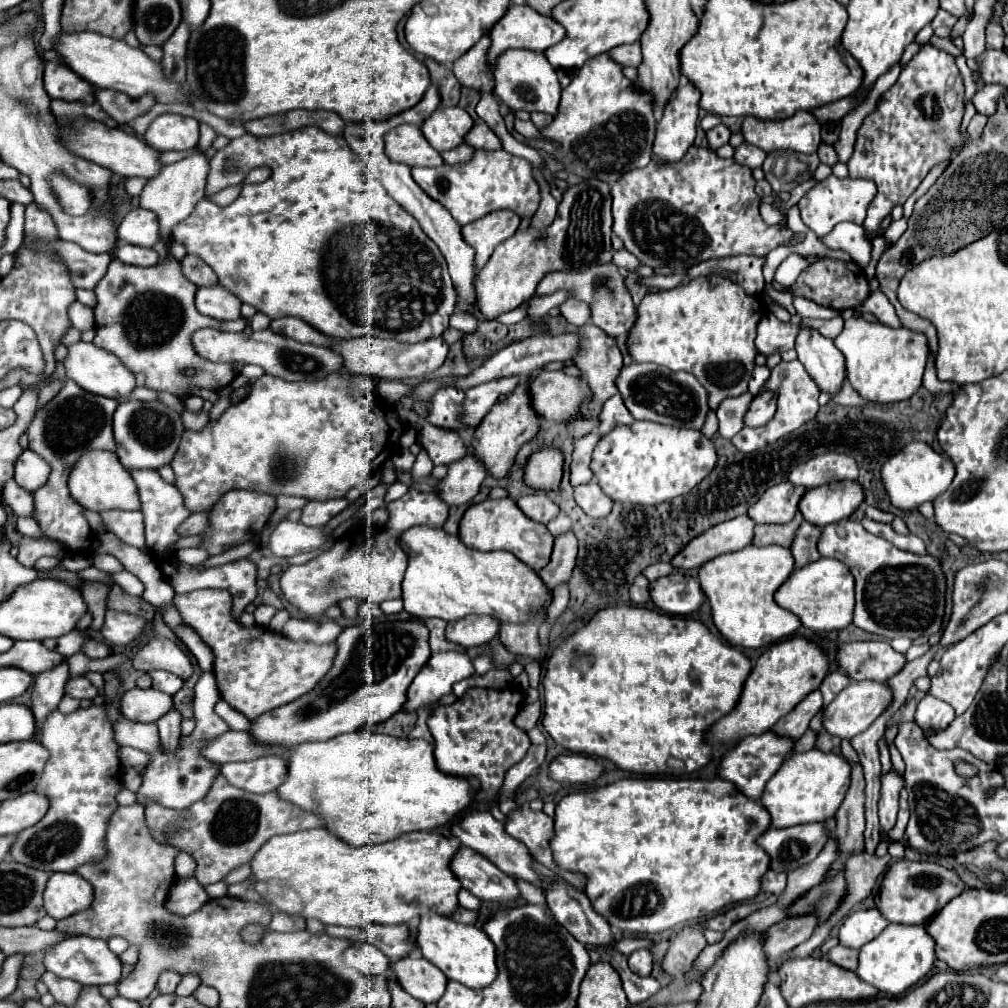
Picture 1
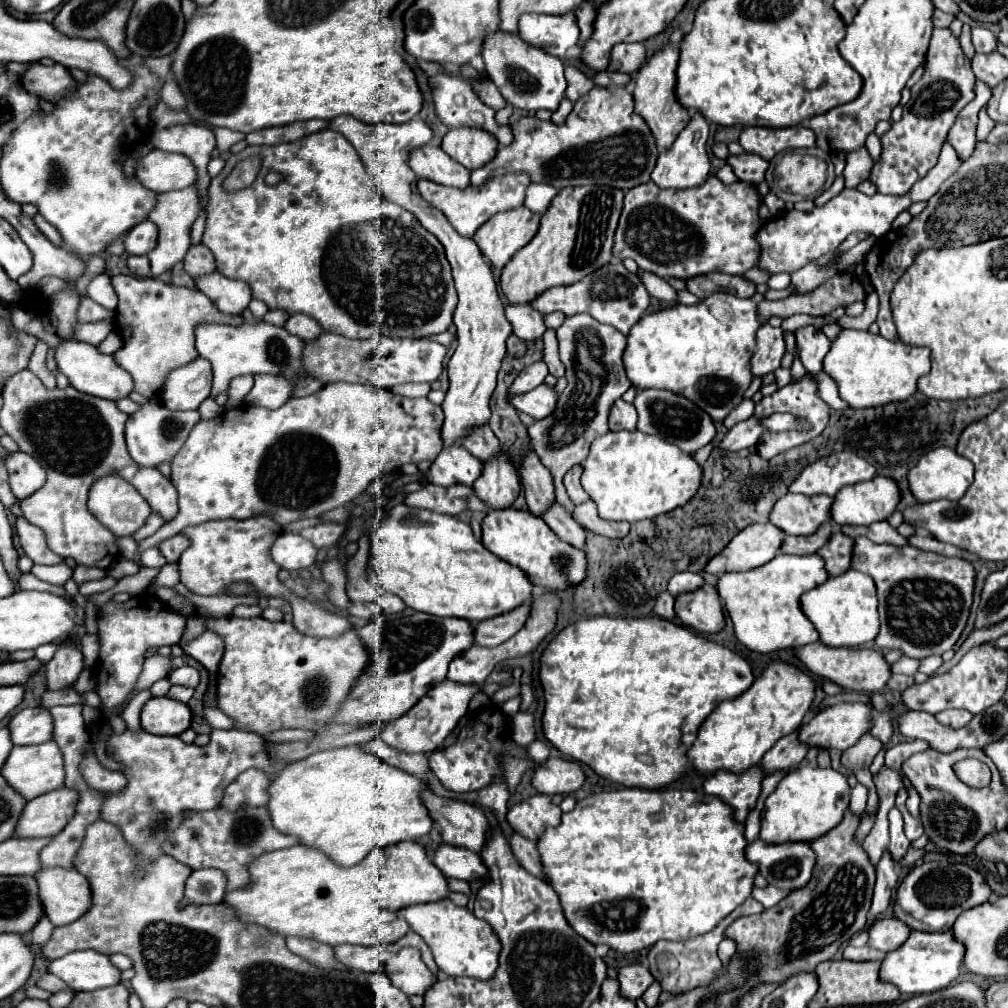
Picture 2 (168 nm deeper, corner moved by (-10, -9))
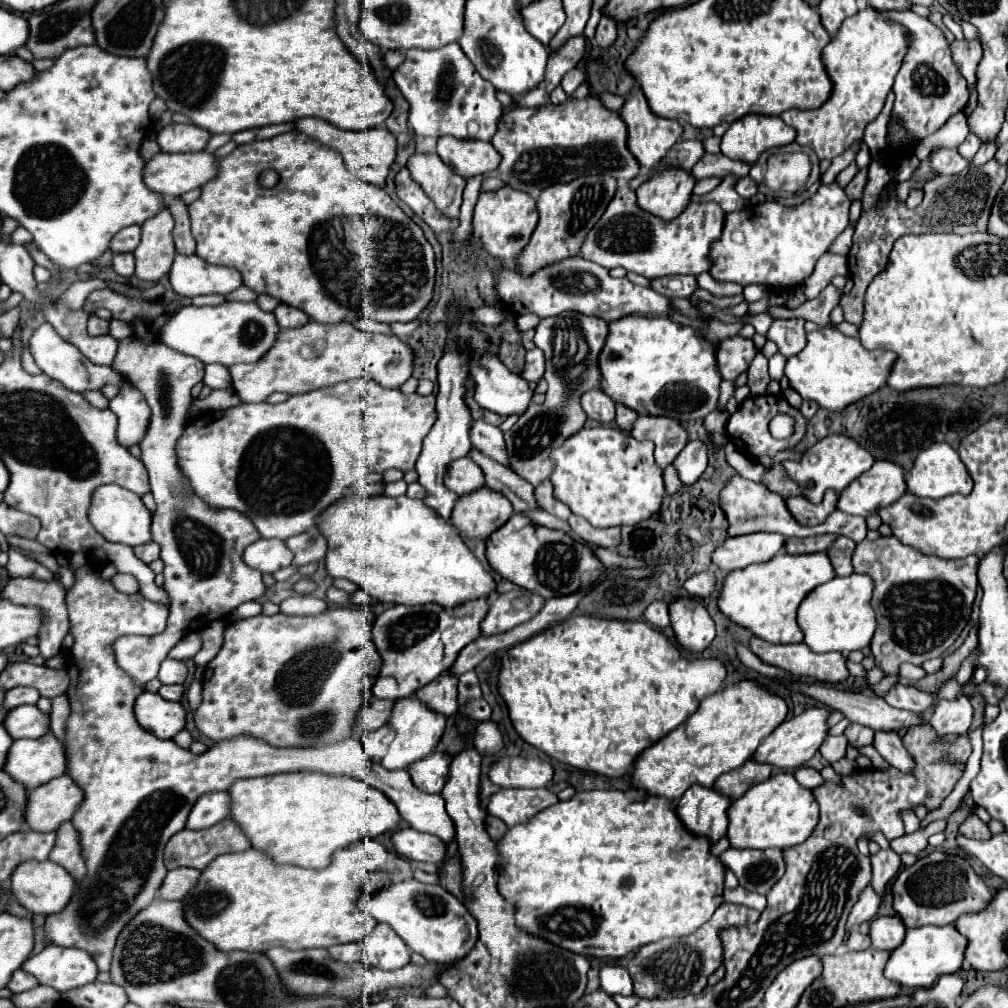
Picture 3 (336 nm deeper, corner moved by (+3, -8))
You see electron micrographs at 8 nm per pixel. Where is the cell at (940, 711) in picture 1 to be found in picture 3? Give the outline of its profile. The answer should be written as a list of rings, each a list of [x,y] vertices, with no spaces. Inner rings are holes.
[[[959,697],[955,701],[939,701],[933,709],[929,723],[939,735],[947,735],[947,733],[965,735],[969,731],[971,717],[973,717],[973,707],[969,699]]]

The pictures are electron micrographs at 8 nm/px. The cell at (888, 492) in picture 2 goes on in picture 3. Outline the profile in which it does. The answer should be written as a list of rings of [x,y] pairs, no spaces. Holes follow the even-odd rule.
[[[875,461],[863,477],[851,481],[851,485],[839,493],[837,509],[849,515],[869,517],[885,505],[893,505],[905,489],[903,469],[899,465],[891,461]]]

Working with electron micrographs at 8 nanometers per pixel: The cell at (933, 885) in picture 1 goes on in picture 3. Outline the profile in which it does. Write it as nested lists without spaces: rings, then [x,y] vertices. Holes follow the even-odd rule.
[[[933,851],[915,865],[905,867],[893,887],[893,909],[903,919],[905,927],[923,927],[923,925],[949,925],[965,913],[975,913],[987,907],[991,901],[991,891],[985,887],[983,879],[971,869],[971,865],[957,855],[947,855]]]

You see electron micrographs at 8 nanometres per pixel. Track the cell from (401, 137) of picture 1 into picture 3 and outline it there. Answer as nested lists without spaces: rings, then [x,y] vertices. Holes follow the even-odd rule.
[[[413,153],[407,161],[407,169],[421,189],[437,203],[443,215],[459,215],[465,179],[457,173],[451,173],[437,153]]]

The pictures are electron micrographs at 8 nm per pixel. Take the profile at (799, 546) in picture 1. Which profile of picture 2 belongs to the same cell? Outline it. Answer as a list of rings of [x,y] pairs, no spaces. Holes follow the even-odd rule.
[[[836,530],[832,534],[832,542],[828,542],[828,546],[824,546],[824,550],[820,550],[820,556],[824,558],[826,570],[830,576],[840,576],[850,570],[852,548],[854,548],[852,538],[840,534],[840,530]]]

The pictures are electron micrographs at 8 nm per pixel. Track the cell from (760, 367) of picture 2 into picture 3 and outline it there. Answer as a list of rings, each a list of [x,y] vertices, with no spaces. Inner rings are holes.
[[[741,335],[723,339],[717,347],[717,365],[723,379],[737,379],[743,371],[749,369],[755,355],[757,347],[753,339],[745,339]]]

